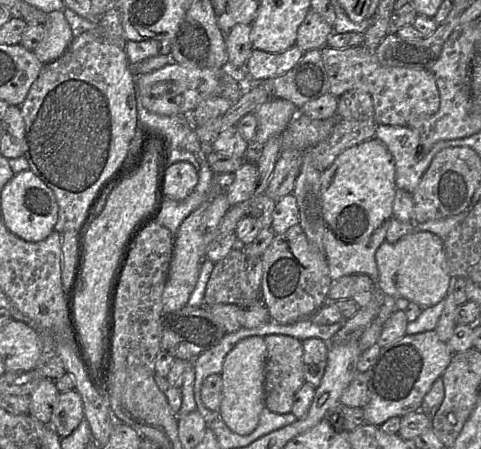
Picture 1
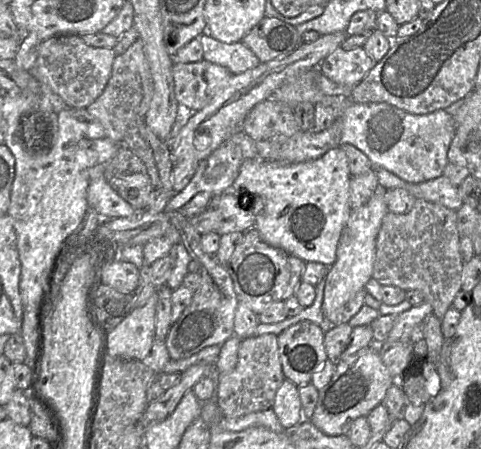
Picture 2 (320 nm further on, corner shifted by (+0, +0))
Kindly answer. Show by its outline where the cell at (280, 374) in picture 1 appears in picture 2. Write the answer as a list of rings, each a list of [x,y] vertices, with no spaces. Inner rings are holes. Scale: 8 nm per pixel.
[[[264,333],[241,339],[235,368],[229,373],[218,374],[218,378],[215,401],[224,417],[238,418],[272,408],[276,392],[285,380],[277,335]]]

